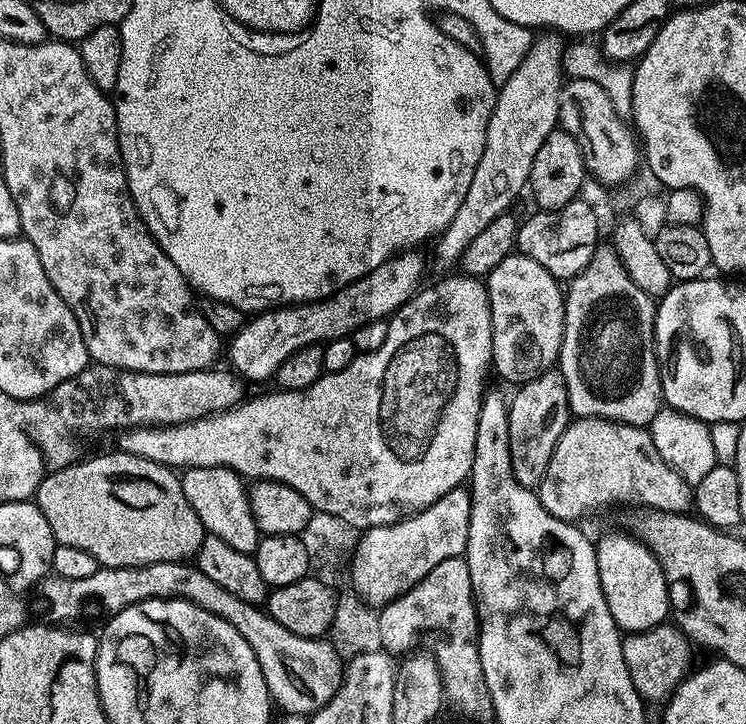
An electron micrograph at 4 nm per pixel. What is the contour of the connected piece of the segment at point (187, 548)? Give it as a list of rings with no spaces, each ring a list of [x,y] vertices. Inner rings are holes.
[[[119,450],[79,460],[49,471],[34,493],[34,503],[42,510],[46,522],[50,522],[57,544],[78,546],[78,550],[94,554],[97,565],[102,568],[129,568],[175,560],[188,562],[195,557],[206,533],[202,522],[198,522],[198,514],[194,514],[190,502],[186,502],[180,476],[173,469]]]

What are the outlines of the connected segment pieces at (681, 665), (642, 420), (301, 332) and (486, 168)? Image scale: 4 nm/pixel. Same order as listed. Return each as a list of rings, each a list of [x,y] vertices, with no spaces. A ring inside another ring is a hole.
[[[668,622],[645,632],[625,635],[622,640],[622,658],[626,658],[626,670],[630,670],[630,682],[634,682],[634,690],[638,690],[638,694],[645,702],[667,701],[693,667],[692,651],[694,648],[688,637]]]
[[[611,246],[597,247],[594,258],[590,258],[590,266],[586,266],[586,270],[578,273],[567,285],[564,297],[564,341],[560,347],[558,371],[562,374],[562,378],[566,378],[566,394],[573,417],[589,416],[590,418],[615,420],[618,424],[643,428],[651,425],[652,419],[660,413],[661,408],[665,407],[664,391],[660,381],[660,359],[656,357],[656,305],[657,301],[649,296],[646,290],[634,286],[634,278],[626,274],[626,266],[622,266],[615,248]]]
[[[416,250],[395,253],[382,266],[378,266],[378,270],[350,281],[324,300],[314,300],[311,304],[277,306],[253,315],[226,344],[226,356],[232,359],[231,367],[236,375],[248,382],[271,381],[278,366],[282,366],[282,362],[286,362],[286,358],[290,358],[290,354],[298,349],[330,340],[343,340],[351,337],[358,326],[366,326],[366,322],[388,320],[421,287],[424,260],[418,253]]]
[[[548,30],[537,35],[533,39],[526,58],[510,74],[506,83],[499,85],[494,110],[490,114],[490,122],[486,126],[486,146],[482,150],[482,158],[478,158],[478,170],[474,170],[474,179],[470,182],[470,190],[466,190],[466,198],[462,198],[462,206],[458,206],[458,214],[448,223],[447,228],[440,233],[436,244],[436,264],[440,268],[450,268],[452,270],[459,265],[464,256],[466,246],[474,242],[494,218],[505,215],[508,208],[520,196],[520,191],[528,188],[530,170],[534,166],[534,157],[538,155],[538,150],[542,142],[551,132],[557,131],[560,123],[560,93],[566,83],[566,73],[564,70],[564,50],[566,44],[557,33]]]

